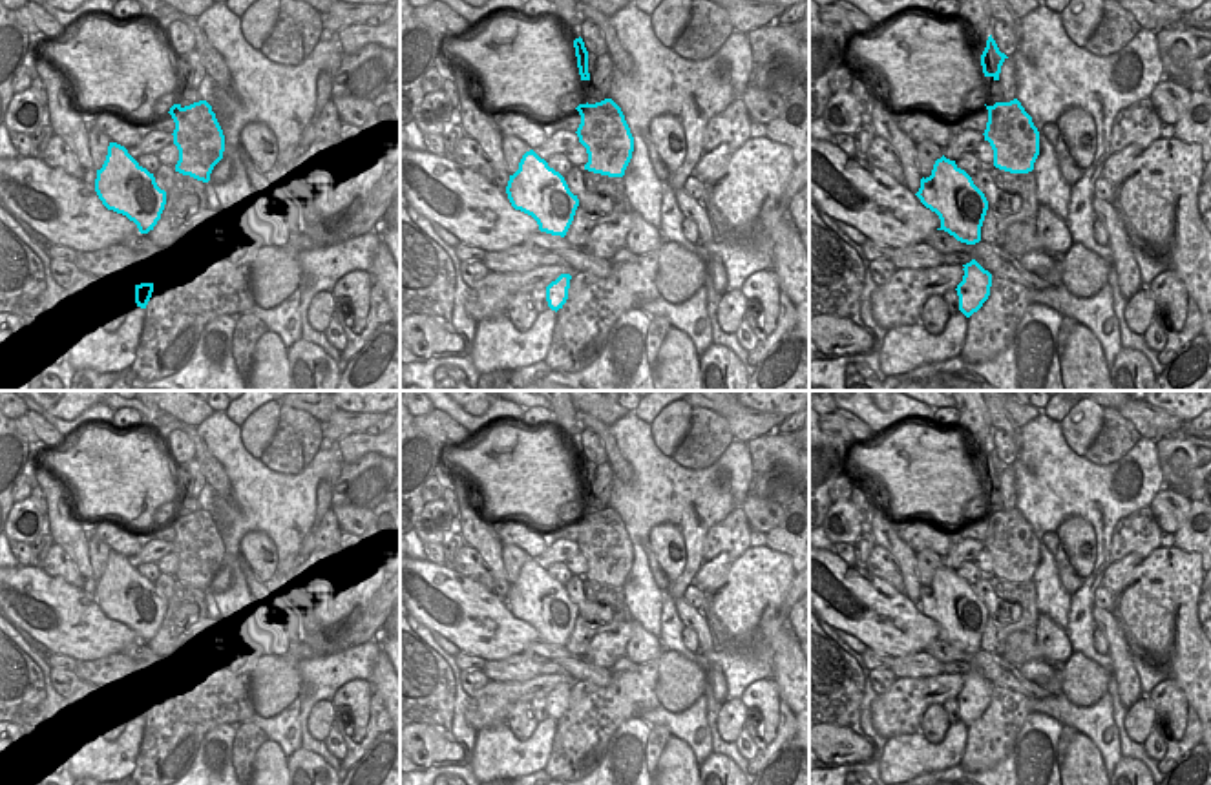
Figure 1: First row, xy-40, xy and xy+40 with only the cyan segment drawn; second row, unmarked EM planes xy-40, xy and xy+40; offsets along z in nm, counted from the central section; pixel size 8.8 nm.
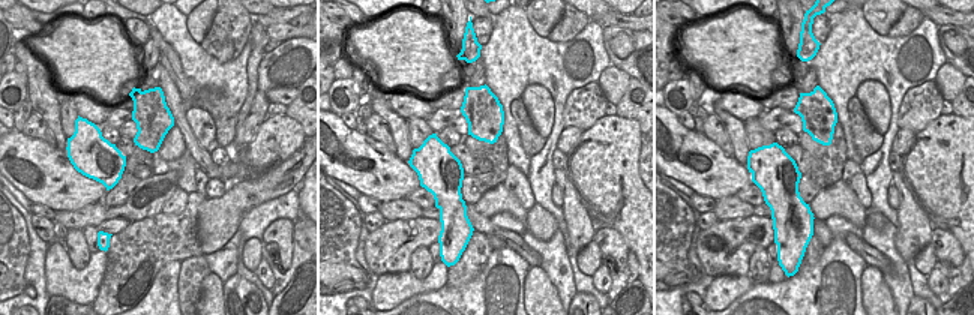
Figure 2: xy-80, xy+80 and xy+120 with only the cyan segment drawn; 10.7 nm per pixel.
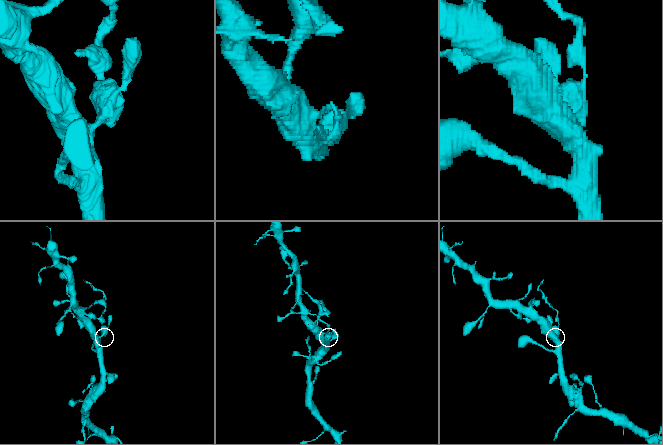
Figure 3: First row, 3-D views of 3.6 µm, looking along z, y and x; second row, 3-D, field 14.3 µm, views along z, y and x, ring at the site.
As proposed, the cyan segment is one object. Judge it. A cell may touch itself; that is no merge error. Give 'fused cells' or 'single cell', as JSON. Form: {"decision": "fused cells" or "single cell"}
{"decision": "fused cells"}

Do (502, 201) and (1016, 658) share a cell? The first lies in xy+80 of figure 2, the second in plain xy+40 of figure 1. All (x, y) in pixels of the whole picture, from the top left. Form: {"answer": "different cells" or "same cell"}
{"answer": "same cell"}

